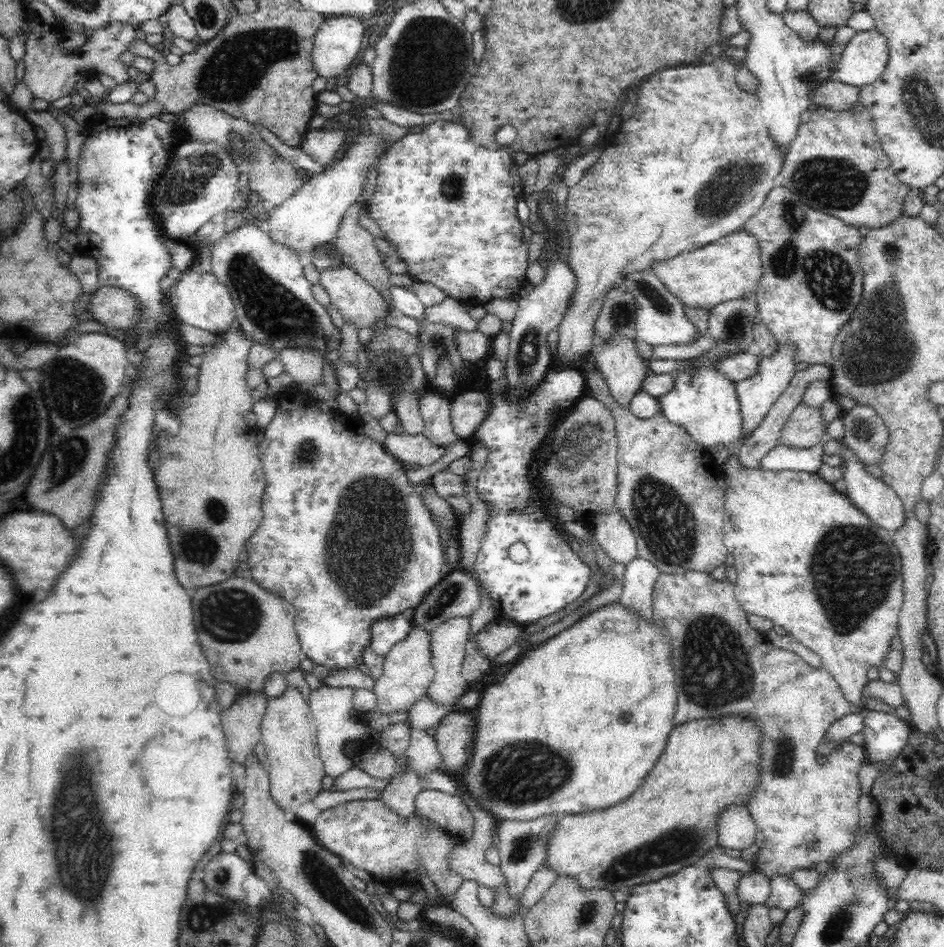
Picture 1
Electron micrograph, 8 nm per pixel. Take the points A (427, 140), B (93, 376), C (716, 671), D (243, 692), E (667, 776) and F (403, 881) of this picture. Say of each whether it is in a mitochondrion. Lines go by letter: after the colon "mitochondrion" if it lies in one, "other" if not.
A: other
B: mitochondrion
C: mitochondrion
D: other
E: other
F: other

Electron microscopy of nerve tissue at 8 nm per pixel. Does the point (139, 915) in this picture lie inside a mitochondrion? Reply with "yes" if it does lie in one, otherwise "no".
no

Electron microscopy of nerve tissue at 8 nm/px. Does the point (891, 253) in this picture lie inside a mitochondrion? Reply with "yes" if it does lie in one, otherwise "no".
yes

